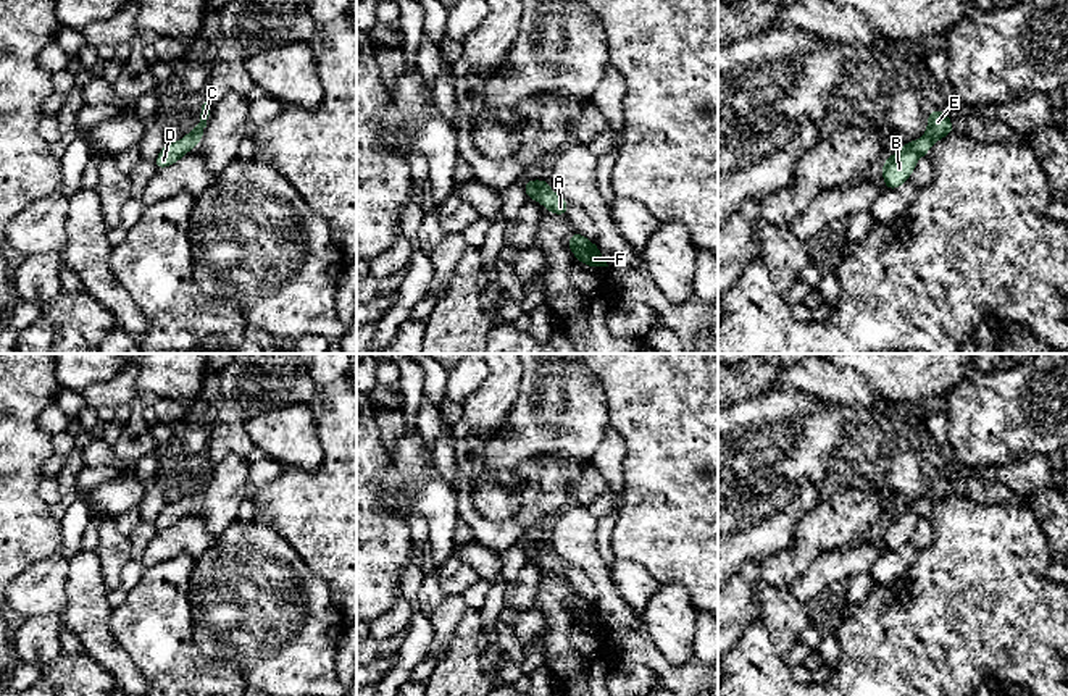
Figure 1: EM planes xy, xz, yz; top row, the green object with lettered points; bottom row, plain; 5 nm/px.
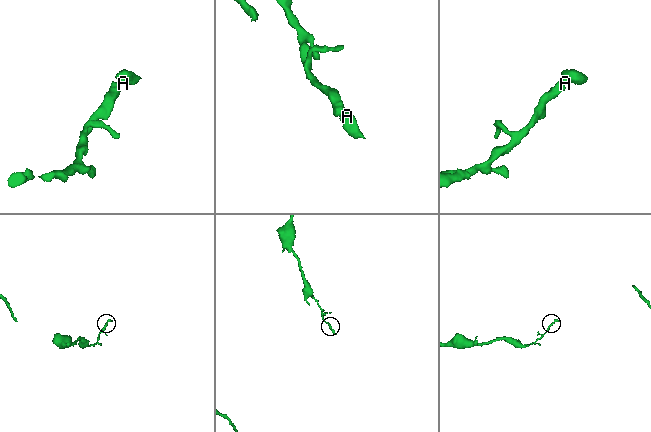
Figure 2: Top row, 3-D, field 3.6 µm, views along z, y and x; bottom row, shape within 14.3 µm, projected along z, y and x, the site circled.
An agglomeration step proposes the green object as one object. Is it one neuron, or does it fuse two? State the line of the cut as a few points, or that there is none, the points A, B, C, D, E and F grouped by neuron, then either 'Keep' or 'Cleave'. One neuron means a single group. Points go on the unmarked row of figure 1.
No split. Groups: A B C D E F. Keep

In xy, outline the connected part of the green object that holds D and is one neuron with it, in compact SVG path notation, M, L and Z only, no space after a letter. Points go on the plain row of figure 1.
M208 463L202 467L198 486L189 493L181 502L166 502L158 518L155 520L156 531L168 530L189 515L190 510L198 509L203 501L207 481L210 478Z

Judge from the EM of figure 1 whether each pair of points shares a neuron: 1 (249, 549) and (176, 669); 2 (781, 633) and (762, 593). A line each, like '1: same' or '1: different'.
1: different
2: same

